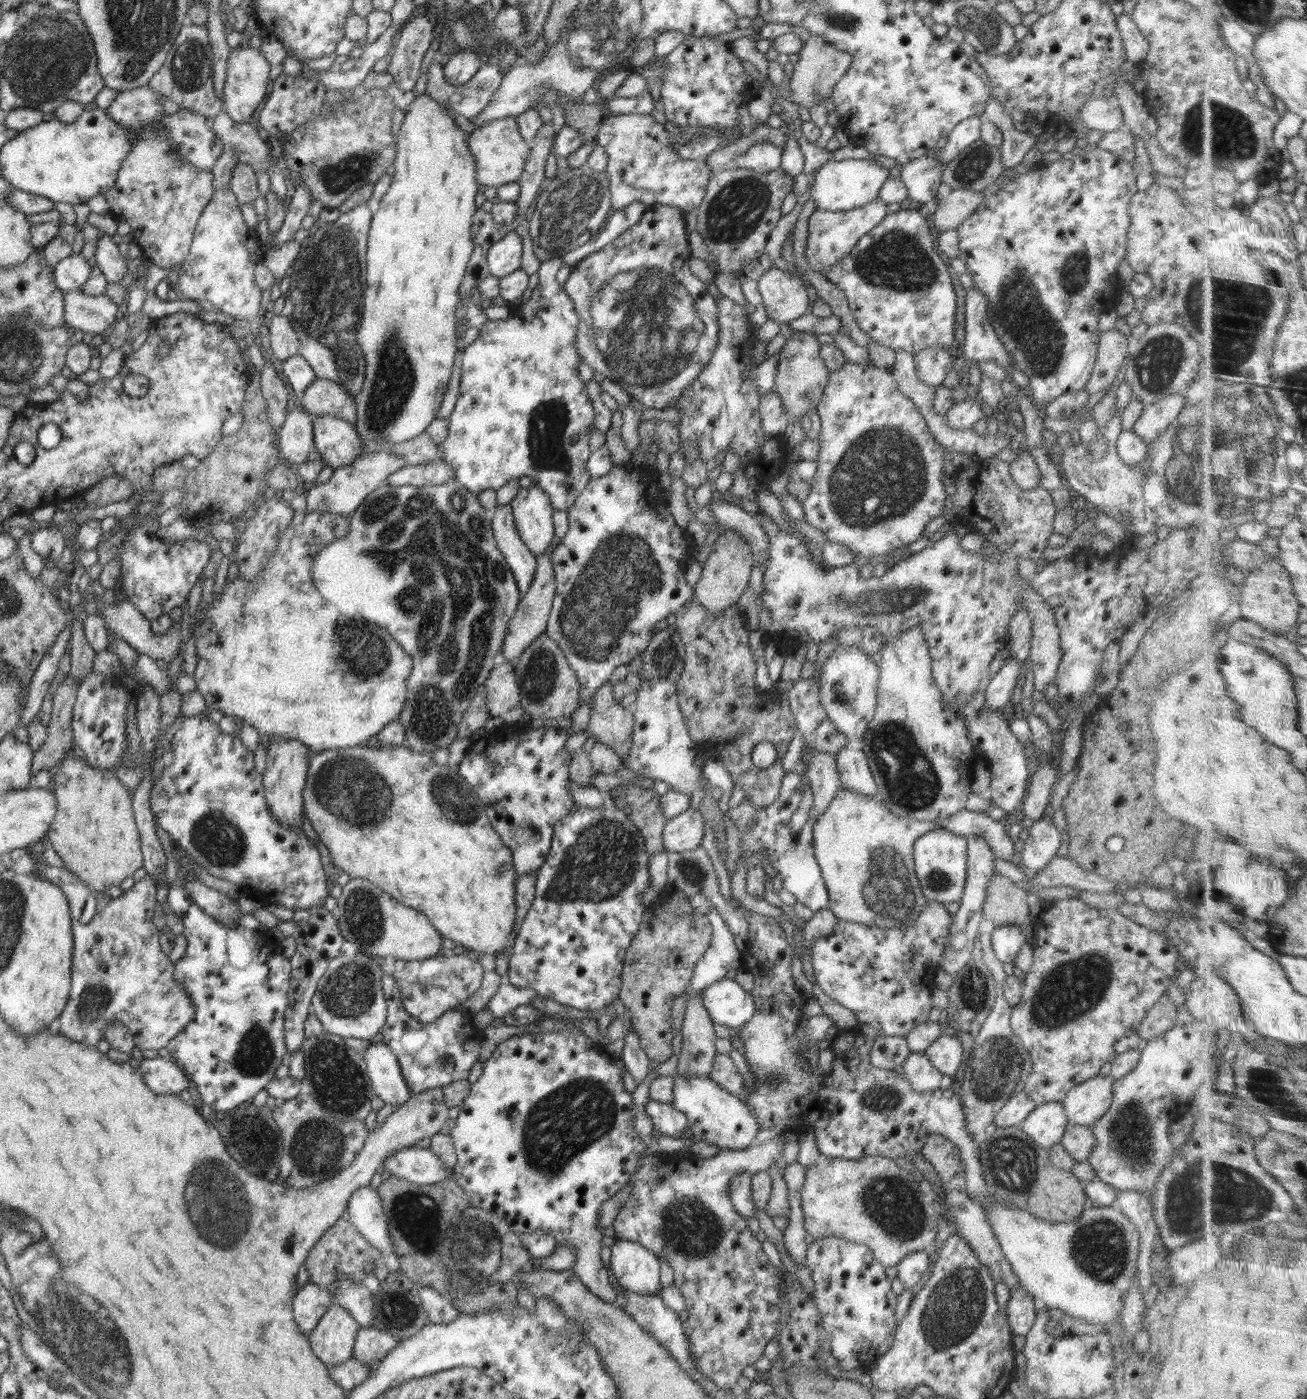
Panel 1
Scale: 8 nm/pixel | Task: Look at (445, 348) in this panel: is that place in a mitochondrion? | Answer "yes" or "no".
no

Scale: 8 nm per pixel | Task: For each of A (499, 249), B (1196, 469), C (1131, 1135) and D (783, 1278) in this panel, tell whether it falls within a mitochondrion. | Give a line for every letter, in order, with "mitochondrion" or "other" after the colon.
A: other
B: mitochondrion
C: mitochondrion
D: other

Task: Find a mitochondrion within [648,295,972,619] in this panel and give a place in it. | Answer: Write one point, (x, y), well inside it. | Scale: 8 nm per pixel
(884, 474)

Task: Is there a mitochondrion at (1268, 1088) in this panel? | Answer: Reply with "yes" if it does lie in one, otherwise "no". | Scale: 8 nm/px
yes

